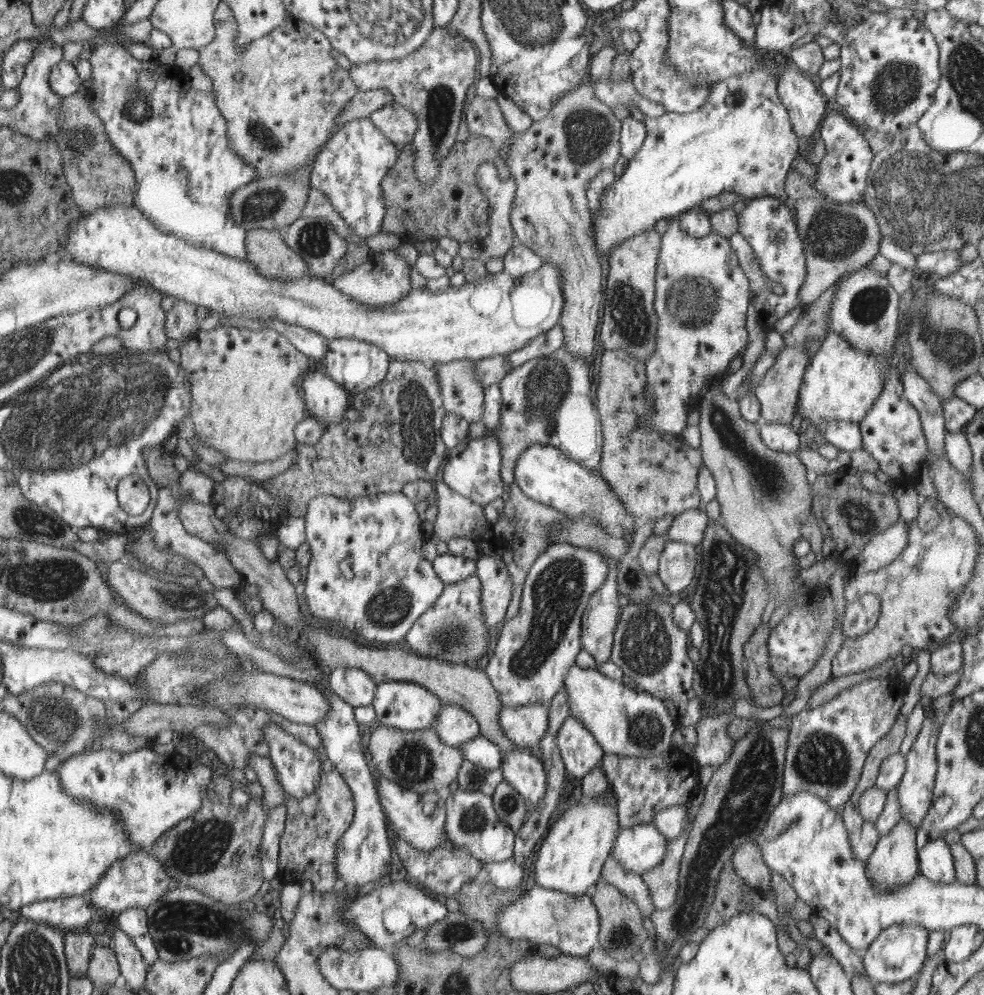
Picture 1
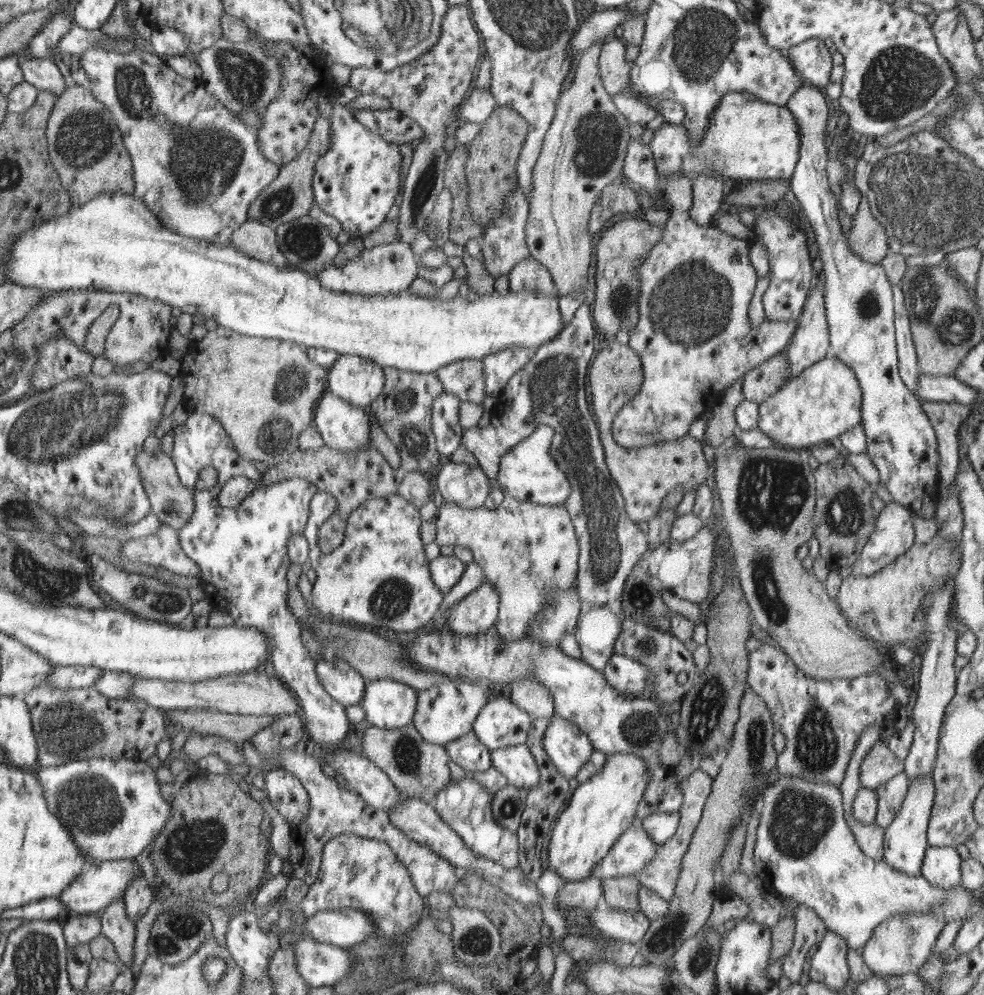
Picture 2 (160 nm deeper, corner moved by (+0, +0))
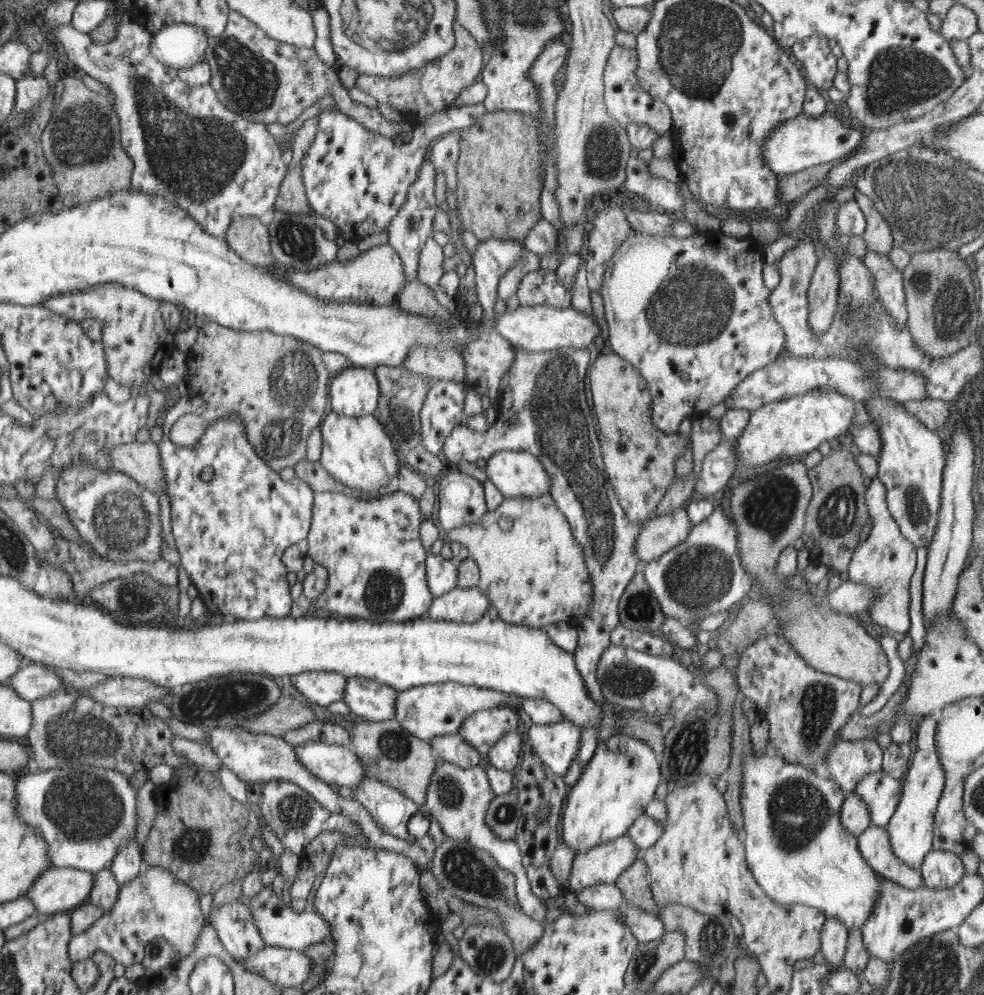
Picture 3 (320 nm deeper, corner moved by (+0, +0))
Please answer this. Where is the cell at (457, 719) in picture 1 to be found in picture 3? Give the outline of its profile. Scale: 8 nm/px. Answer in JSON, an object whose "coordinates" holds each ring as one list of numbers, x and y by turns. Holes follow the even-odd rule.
{"coordinates":[[441,683,434,685,416,686,401,692,397,698,397,712,395,719,410,734,418,738,427,739,459,732,460,725,470,714,494,708,496,706,509,707,522,705,523,698,508,696,502,692,457,683]]}

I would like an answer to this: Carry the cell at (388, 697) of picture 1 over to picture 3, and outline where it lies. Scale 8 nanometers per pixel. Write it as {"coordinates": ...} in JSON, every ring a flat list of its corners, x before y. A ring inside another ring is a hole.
{"coordinates":[[353,677,349,679,343,701,350,708,353,717,377,723,395,718,400,694,386,684]]}

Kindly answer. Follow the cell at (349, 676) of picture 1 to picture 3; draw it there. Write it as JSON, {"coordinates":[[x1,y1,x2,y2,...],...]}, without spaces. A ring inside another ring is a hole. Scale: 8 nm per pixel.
{"coordinates":[[330,671,301,673,294,675,291,681,296,690,302,693,307,700,323,708,328,707,332,702,343,700,349,686,346,676]]}

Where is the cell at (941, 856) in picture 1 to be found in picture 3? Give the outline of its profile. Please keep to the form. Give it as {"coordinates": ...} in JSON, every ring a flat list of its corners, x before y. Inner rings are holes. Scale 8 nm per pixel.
{"coordinates":[[932,850,920,866,924,886,930,889,951,889,964,876,964,864,959,855,943,850]]}

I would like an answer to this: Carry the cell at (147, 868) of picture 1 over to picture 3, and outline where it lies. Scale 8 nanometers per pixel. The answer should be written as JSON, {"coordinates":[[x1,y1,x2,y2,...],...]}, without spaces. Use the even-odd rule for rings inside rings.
{"coordinates":[[53,867,36,882,36,885,25,894,34,906,37,907,36,915,41,918,51,916,53,913,72,912,80,905,89,902,90,890,93,887,93,871,78,870,68,867]]}

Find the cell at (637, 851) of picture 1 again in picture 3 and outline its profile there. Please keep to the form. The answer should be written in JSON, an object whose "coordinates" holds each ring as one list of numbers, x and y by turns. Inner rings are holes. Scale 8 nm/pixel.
{"coordinates":[[627,834,578,853,572,863,568,891,576,894,589,886,612,884,639,857,640,849]]}

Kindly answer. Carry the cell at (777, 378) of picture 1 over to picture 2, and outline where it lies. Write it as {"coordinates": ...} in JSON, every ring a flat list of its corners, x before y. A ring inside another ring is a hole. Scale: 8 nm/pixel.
{"coordinates":[[820,276,803,306,803,313,797,320,797,329,784,350,791,364,791,374,787,382,831,353,824,287,825,279]]}

